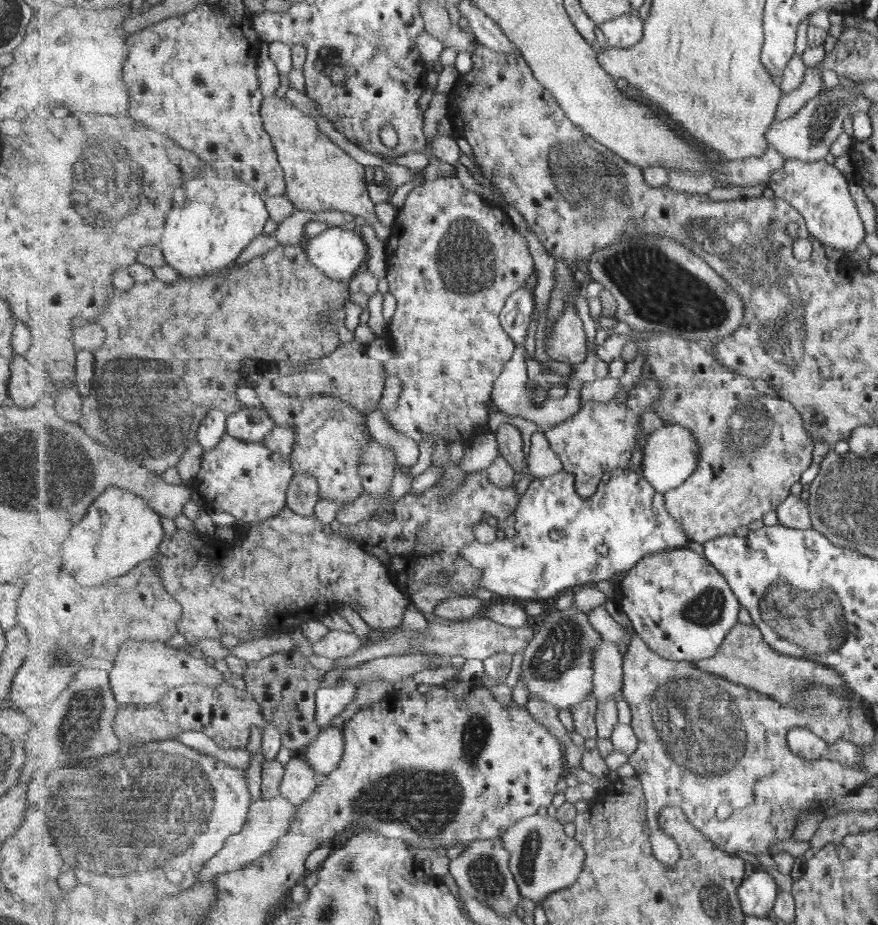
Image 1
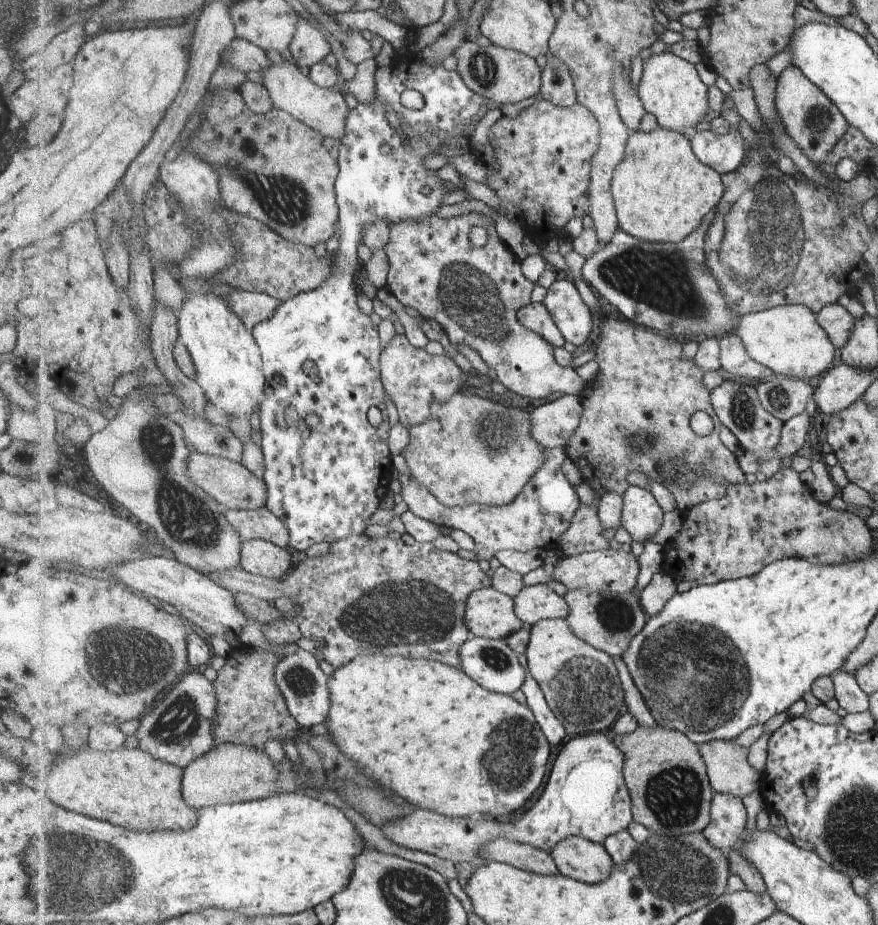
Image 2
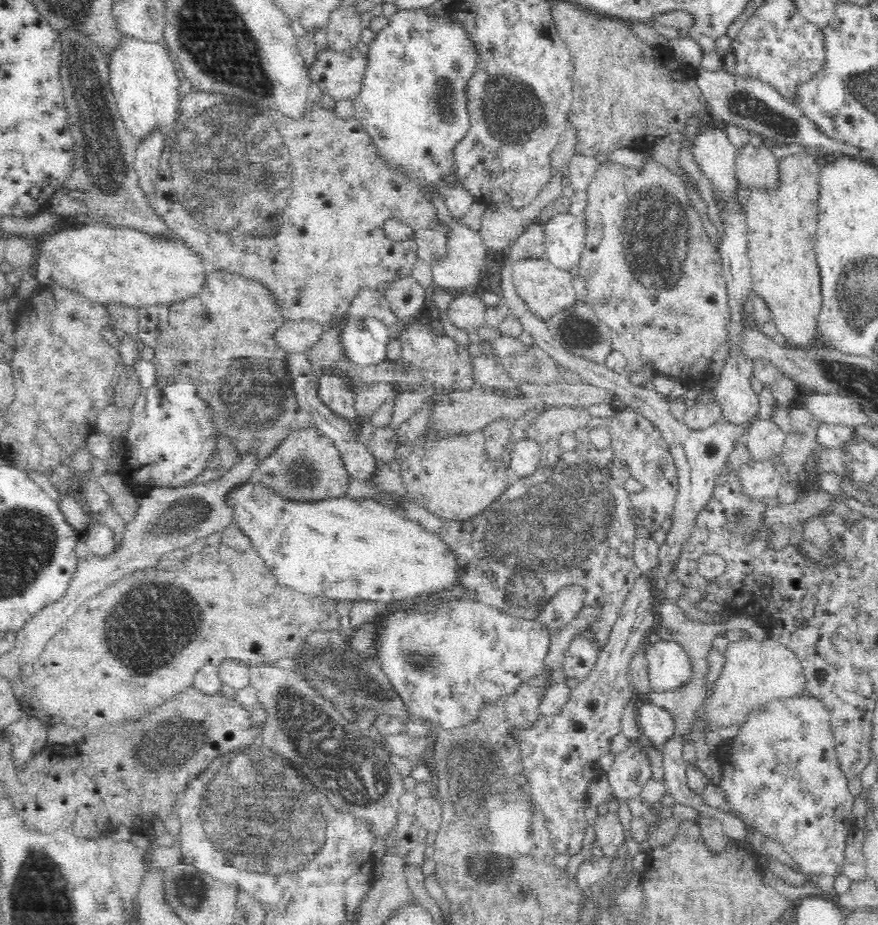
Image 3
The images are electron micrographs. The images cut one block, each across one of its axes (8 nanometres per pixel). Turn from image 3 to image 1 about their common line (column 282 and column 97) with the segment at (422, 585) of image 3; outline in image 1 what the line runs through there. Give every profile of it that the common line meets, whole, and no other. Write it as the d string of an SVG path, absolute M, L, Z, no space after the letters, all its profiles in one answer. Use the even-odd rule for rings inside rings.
M110 486L88 508L88 513L73 526L65 542L65 568L81 580L83 588L96 587L127 575L142 562L160 552L165 541L161 515L141 495L124 487Z

